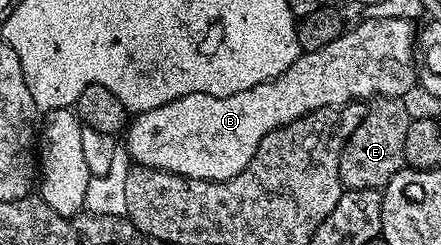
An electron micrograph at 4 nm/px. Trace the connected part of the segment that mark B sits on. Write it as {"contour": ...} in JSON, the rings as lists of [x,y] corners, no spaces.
{"contour":[[[382,17],[376,19],[360,19],[358,25],[351,32],[335,35],[332,42],[328,42],[328,46],[320,46],[320,50],[312,50],[311,52],[303,52],[296,58],[296,62],[292,62],[292,66],[288,66],[288,70],[284,70],[284,74],[280,74],[274,80],[264,82],[260,86],[252,86],[252,90],[240,90],[240,94],[228,94],[227,96],[213,96],[212,94],[184,94],[184,98],[176,98],[172,102],[168,102],[159,108],[153,108],[147,112],[139,112],[129,121],[128,127],[125,129],[126,148],[130,151],[129,159],[135,165],[144,168],[156,168],[160,172],[171,172],[177,176],[187,176],[193,180],[227,180],[236,174],[240,174],[244,170],[244,166],[248,166],[248,162],[252,162],[254,151],[258,148],[259,142],[269,134],[272,130],[283,128],[286,124],[291,124],[293,120],[299,120],[302,116],[307,116],[309,112],[315,112],[321,108],[341,108],[342,105],[351,102],[369,102],[379,96],[397,96],[405,97],[406,91],[410,87],[415,87],[416,81],[419,79],[420,72],[416,67],[416,28],[415,25],[403,17]]]}

